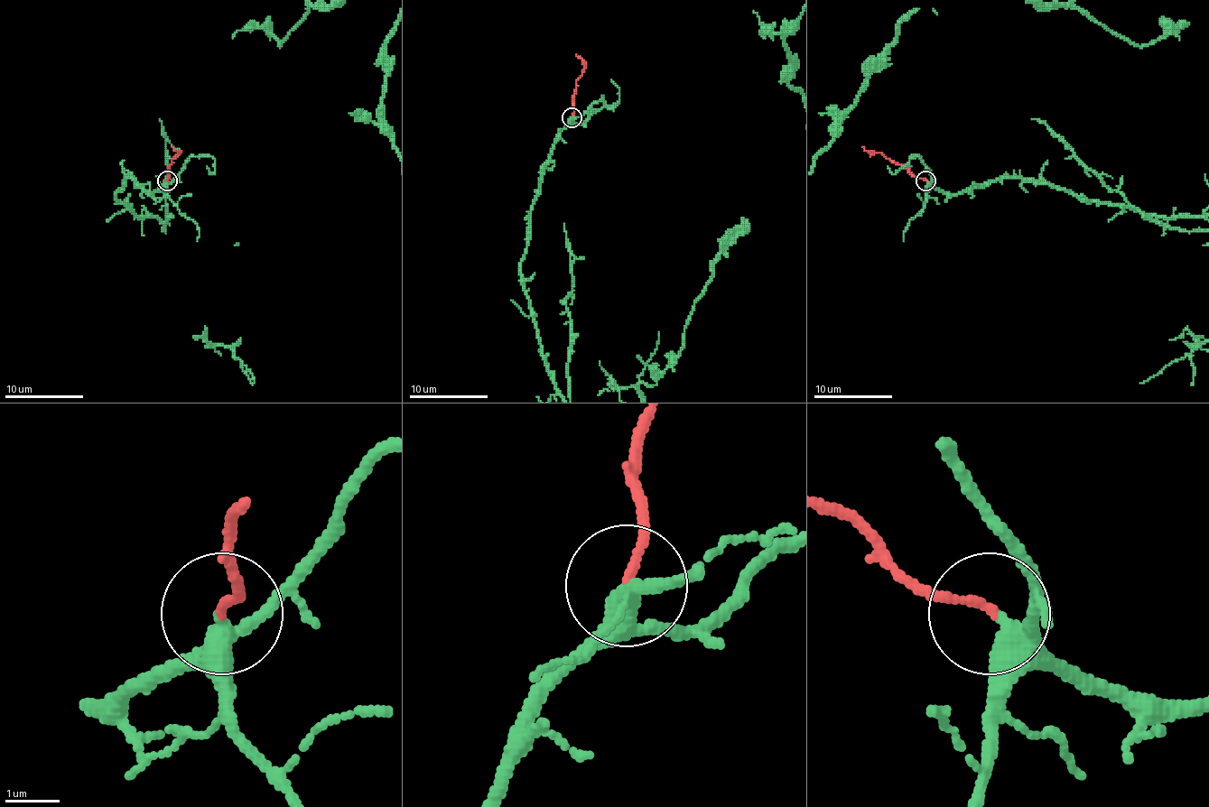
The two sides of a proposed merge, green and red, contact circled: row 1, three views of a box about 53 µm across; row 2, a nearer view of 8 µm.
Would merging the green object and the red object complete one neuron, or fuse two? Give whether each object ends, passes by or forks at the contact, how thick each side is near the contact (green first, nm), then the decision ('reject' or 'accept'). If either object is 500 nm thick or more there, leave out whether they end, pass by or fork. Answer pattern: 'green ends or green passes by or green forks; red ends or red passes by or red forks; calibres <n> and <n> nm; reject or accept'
green passes by; red ends; calibres 320 and 150 nm; accept

